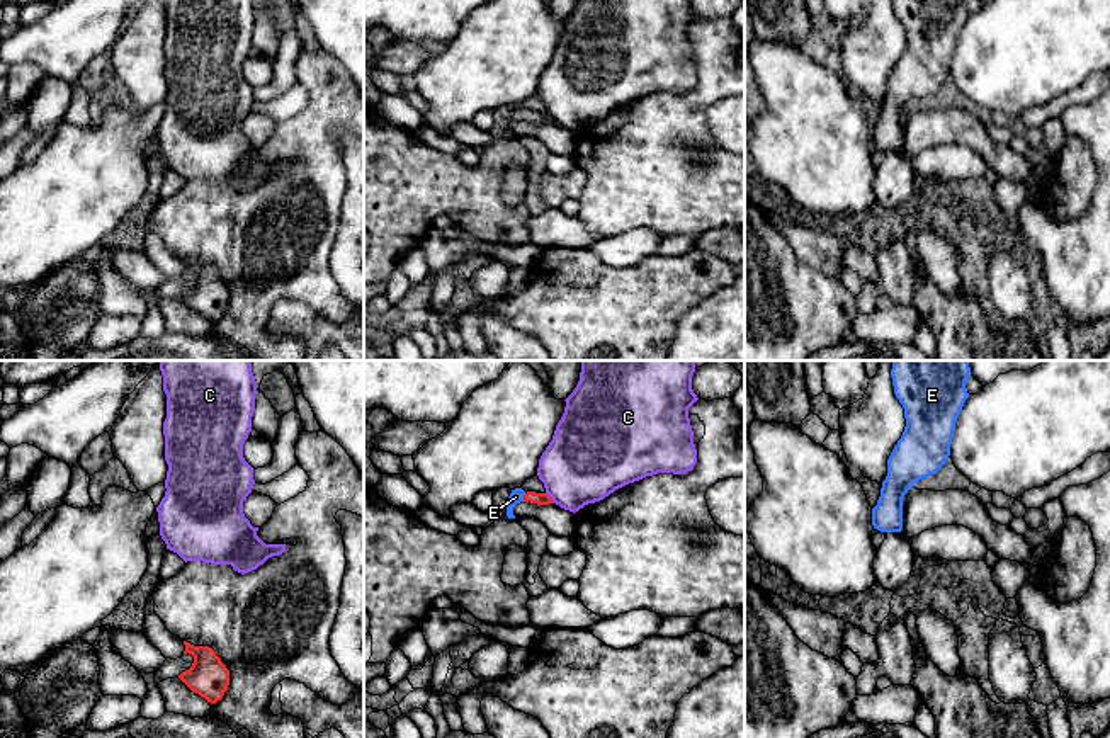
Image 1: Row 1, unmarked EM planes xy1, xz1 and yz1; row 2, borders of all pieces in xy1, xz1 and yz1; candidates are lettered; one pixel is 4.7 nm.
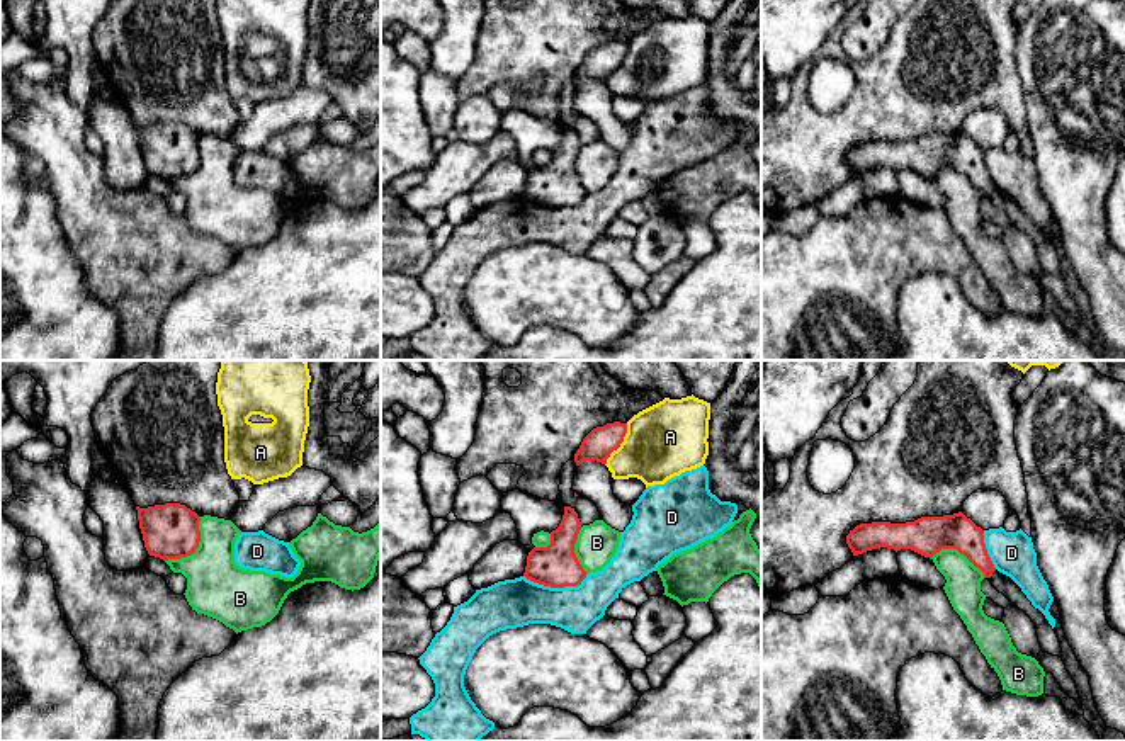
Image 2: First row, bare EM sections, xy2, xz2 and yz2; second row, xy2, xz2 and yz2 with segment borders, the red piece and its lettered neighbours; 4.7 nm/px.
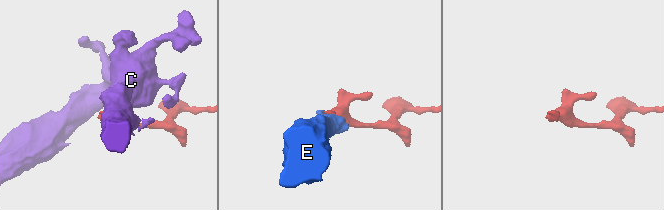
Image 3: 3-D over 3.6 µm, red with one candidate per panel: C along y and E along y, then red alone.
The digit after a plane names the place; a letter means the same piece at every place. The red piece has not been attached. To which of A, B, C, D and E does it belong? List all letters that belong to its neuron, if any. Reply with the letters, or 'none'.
E

